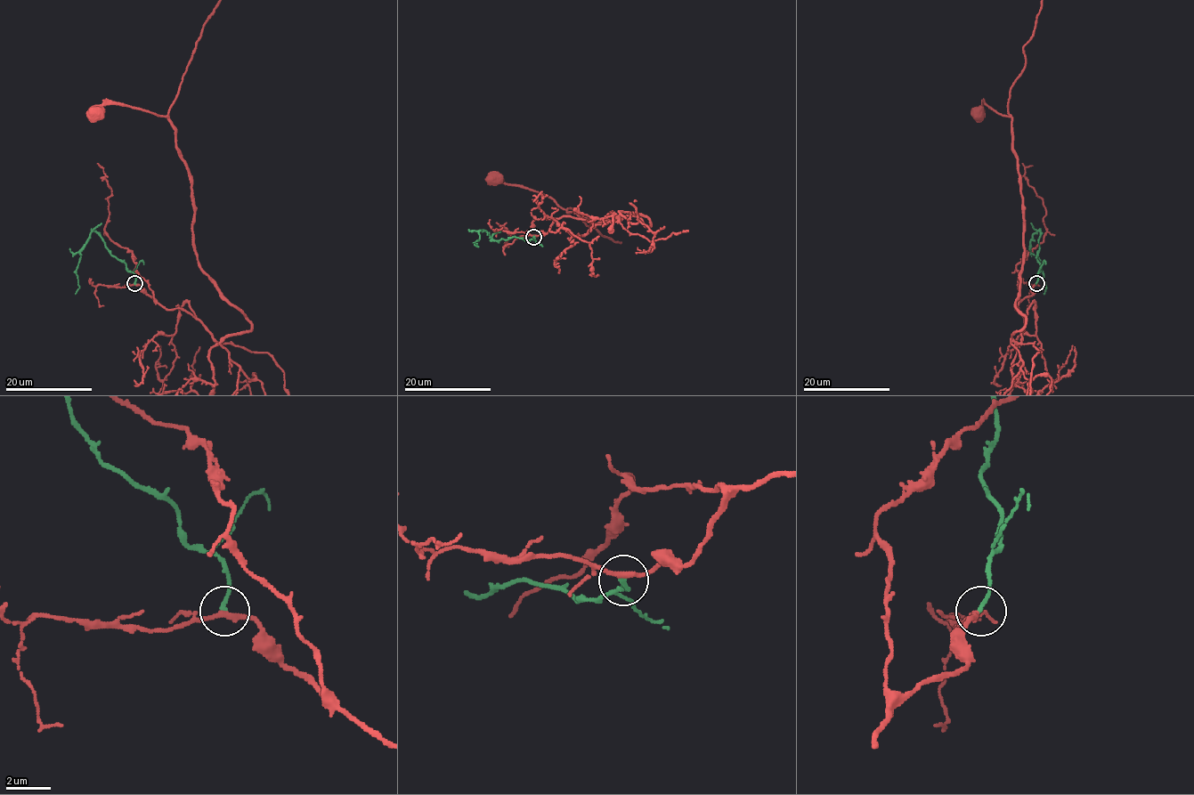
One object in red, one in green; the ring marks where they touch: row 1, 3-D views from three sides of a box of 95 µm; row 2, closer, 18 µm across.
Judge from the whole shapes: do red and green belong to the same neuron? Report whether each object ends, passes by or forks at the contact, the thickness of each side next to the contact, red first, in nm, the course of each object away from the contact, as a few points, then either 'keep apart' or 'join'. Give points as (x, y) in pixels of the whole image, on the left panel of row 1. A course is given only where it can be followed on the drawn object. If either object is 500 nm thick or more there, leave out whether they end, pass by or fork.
red passes by; green ends there; 220 nm thick on the red side, 190 nm on the other; red runs (134, 284), (220, 343), (251, 329), (197, 260), (191, 176), (171, 121), (123, 103), (96, 112); green runs (134, 284), (135, 276), (93, 231), (81, 250), (77, 274), (79, 288), (75, 294); join

